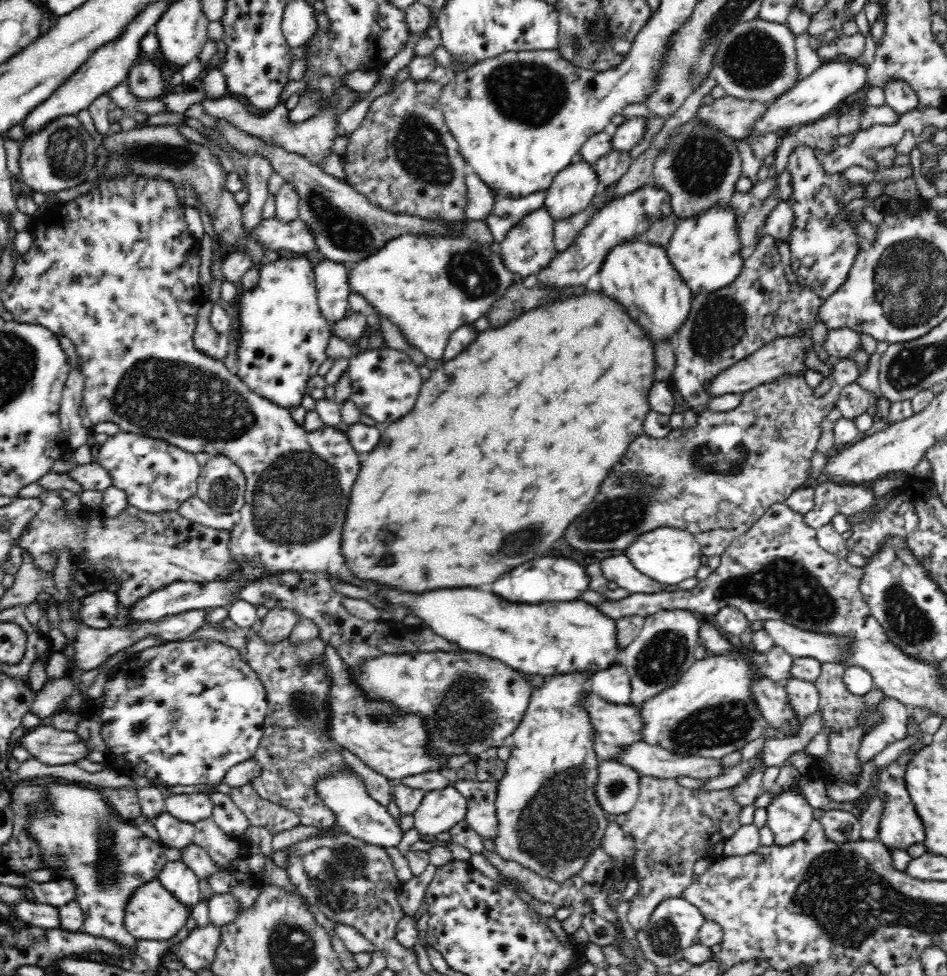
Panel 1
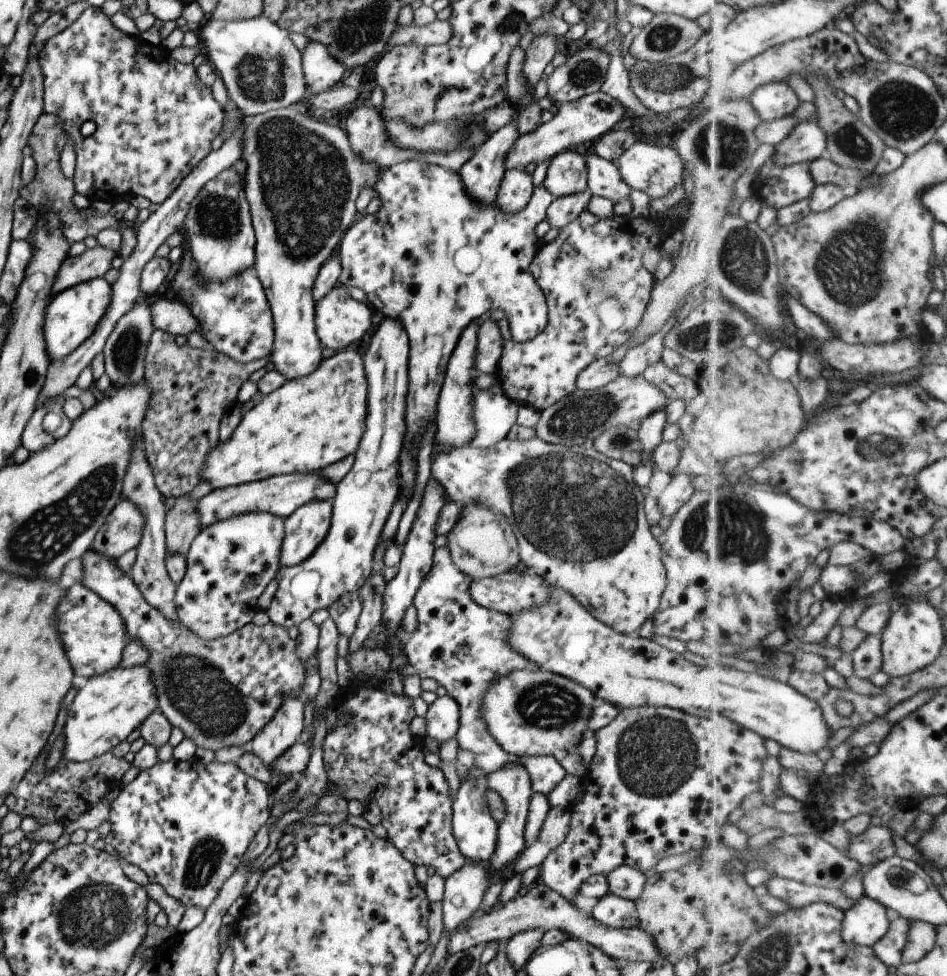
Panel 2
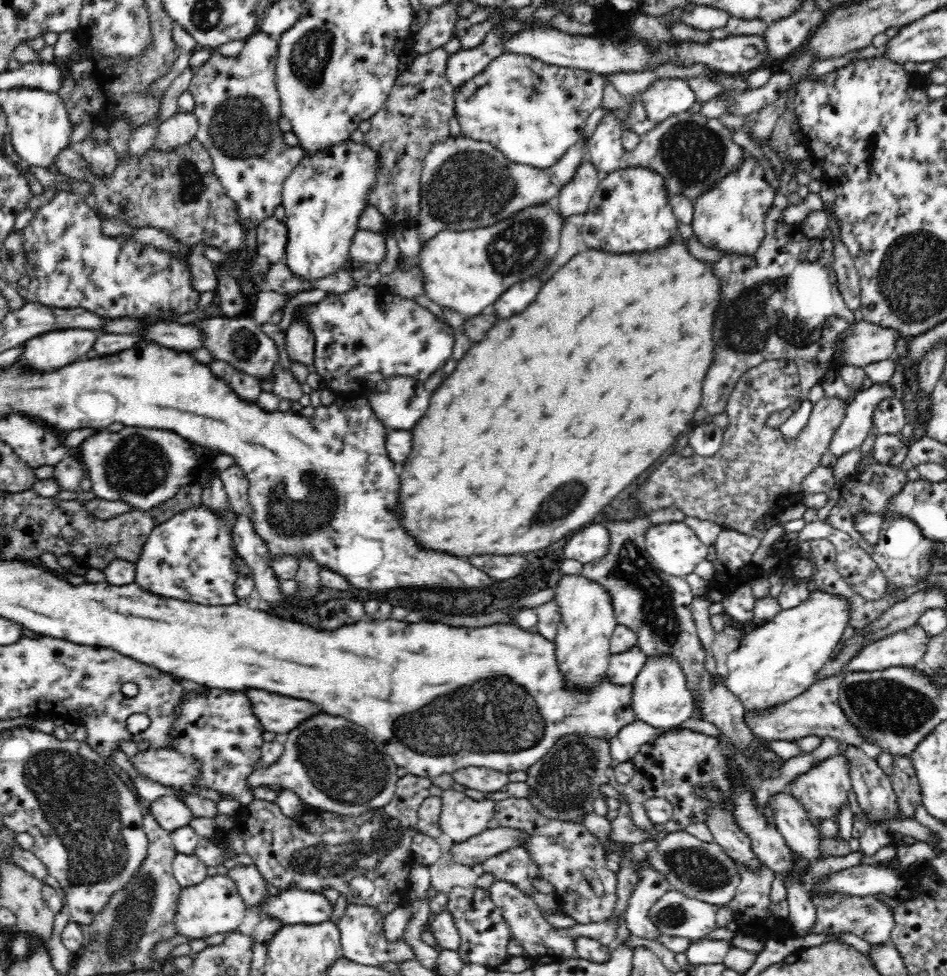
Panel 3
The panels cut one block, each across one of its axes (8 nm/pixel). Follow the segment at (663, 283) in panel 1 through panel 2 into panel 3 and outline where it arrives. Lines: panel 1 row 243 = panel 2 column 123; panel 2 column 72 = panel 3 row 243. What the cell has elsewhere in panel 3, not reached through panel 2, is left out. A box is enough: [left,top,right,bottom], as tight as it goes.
[580,168,678,252]

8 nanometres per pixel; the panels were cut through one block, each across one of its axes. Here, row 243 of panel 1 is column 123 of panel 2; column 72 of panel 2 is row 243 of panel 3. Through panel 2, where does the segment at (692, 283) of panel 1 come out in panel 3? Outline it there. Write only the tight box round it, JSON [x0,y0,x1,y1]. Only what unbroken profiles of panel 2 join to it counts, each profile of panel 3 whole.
[691,154,781,256]

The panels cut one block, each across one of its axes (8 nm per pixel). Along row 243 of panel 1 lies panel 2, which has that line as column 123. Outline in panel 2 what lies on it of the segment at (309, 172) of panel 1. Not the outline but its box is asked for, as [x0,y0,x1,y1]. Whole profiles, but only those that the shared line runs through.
[102,304,181,626]

